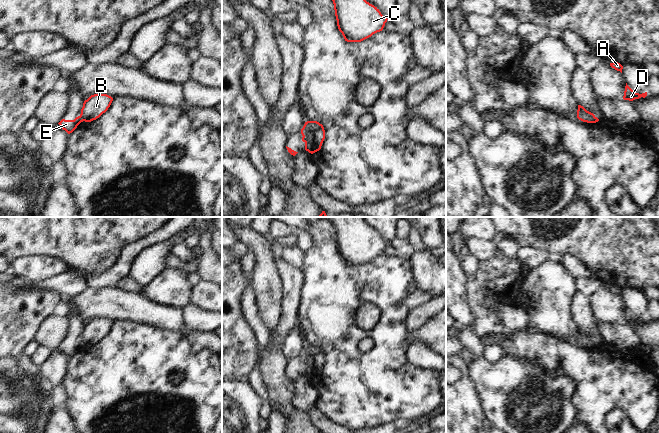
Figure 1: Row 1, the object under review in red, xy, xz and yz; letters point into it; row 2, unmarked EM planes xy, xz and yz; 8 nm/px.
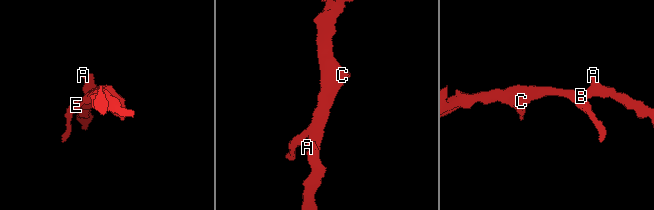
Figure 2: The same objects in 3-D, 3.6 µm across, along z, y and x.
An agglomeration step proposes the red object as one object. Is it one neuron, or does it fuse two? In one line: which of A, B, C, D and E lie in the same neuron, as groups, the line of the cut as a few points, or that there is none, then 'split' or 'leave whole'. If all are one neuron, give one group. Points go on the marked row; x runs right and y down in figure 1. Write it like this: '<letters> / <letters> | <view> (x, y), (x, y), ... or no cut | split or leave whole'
A B C D / E | xy (79, 116), (83, 120) | split

